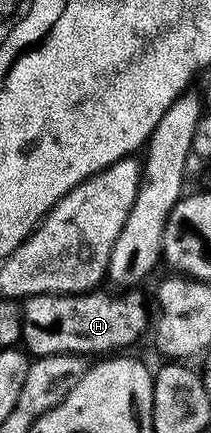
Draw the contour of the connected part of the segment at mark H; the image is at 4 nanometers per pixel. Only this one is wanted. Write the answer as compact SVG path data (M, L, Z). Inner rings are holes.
M80 290L77 296L55 296L51 291L41 296L29 296L22 304L23 347L33 357L37 356L79 356L100 358L105 354L116 354L128 347L150 328L150 304L144 301L140 290Z

